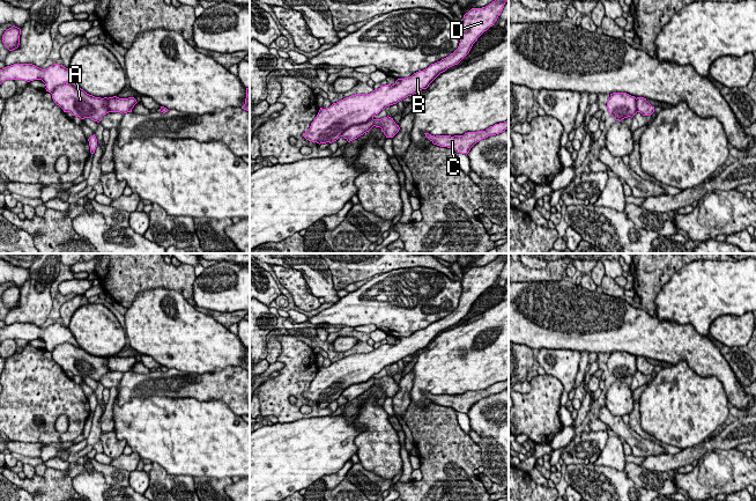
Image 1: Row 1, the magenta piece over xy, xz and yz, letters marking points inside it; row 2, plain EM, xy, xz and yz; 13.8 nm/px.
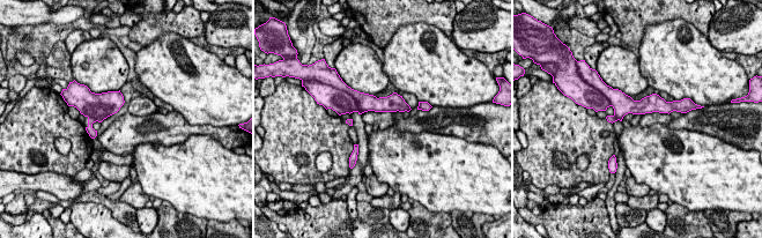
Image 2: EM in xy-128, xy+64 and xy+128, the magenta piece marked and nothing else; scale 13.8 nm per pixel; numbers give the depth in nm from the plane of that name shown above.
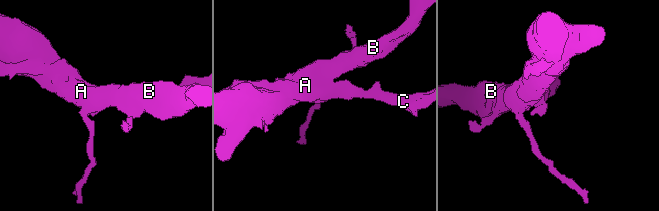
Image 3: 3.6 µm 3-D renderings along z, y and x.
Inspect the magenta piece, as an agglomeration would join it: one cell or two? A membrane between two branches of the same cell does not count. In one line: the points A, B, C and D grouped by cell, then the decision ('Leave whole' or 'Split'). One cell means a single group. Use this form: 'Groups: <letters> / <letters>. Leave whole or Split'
Groups: A B D / C. Split

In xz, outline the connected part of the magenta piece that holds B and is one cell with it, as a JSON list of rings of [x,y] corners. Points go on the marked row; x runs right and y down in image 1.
[[[495,0],[486,7],[472,8],[466,13],[460,21],[462,34],[459,46],[449,57],[409,78],[398,79],[392,86],[380,86],[370,94],[355,94],[333,103],[329,108],[320,108],[303,137],[319,145],[332,143],[350,126],[366,123],[386,106],[427,89],[440,73],[458,65],[469,53],[477,38],[497,21],[506,1]]]

